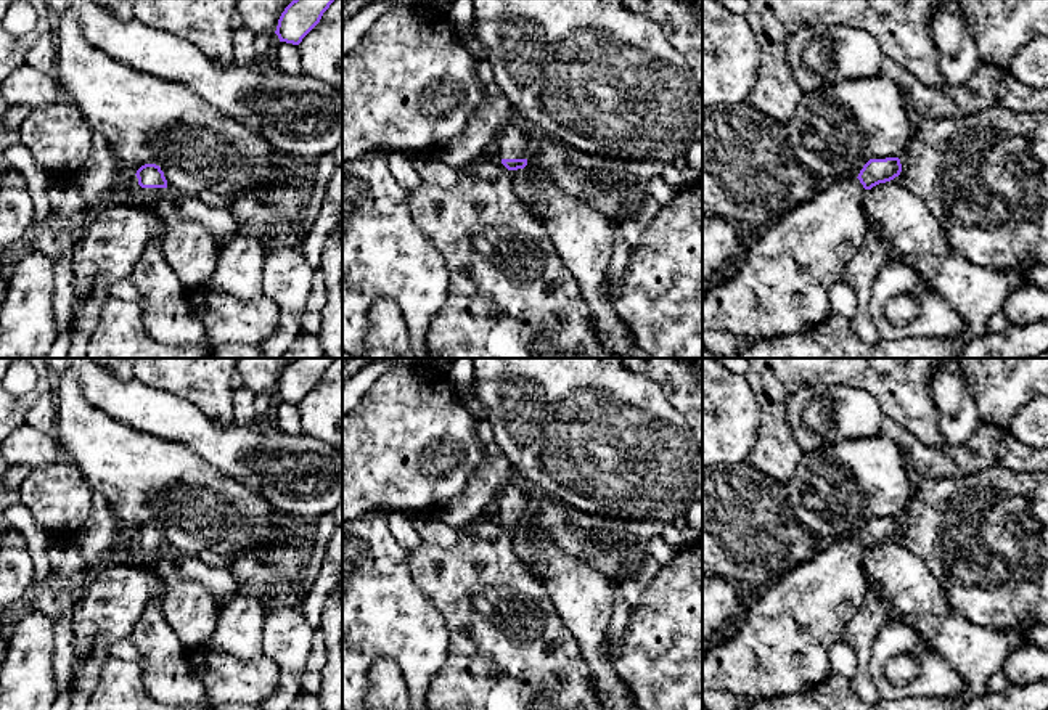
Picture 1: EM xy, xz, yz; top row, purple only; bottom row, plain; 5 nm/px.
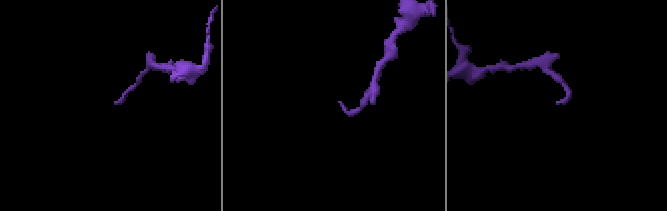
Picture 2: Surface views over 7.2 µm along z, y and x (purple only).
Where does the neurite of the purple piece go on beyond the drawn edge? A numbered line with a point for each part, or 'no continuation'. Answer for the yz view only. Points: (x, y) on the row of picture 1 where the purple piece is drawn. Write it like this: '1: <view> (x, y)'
1: yz (780, 285)

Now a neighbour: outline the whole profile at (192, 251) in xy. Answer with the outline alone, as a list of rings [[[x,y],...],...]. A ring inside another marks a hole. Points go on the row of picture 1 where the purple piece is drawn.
[[[166,188],[156,209],[166,222],[161,251],[183,288],[190,288],[209,281],[222,246],[203,225],[180,215],[178,201],[182,196],[182,193]]]

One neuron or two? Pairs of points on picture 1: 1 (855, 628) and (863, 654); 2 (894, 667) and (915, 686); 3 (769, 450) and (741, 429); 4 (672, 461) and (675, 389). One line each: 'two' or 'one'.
1: one
2: two
3: two
4: two

